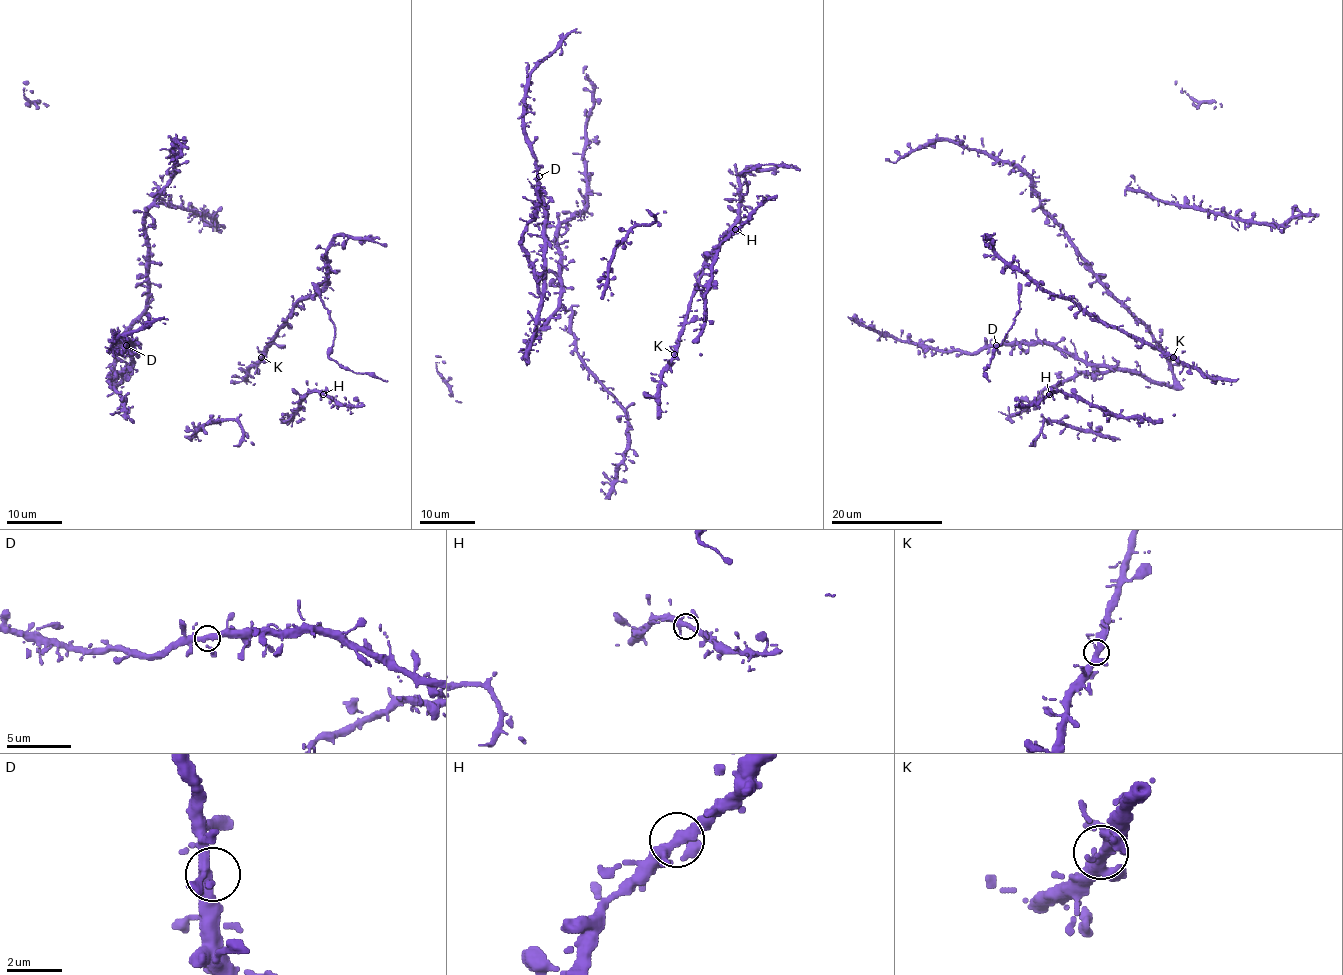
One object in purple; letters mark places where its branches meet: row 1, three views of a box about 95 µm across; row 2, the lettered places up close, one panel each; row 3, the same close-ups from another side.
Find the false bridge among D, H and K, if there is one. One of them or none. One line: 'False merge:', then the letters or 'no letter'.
False merge: no letter

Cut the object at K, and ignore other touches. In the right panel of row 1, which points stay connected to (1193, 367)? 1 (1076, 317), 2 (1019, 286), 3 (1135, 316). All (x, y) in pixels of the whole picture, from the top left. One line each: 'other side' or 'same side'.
1: other side
2: same side
3: same side

